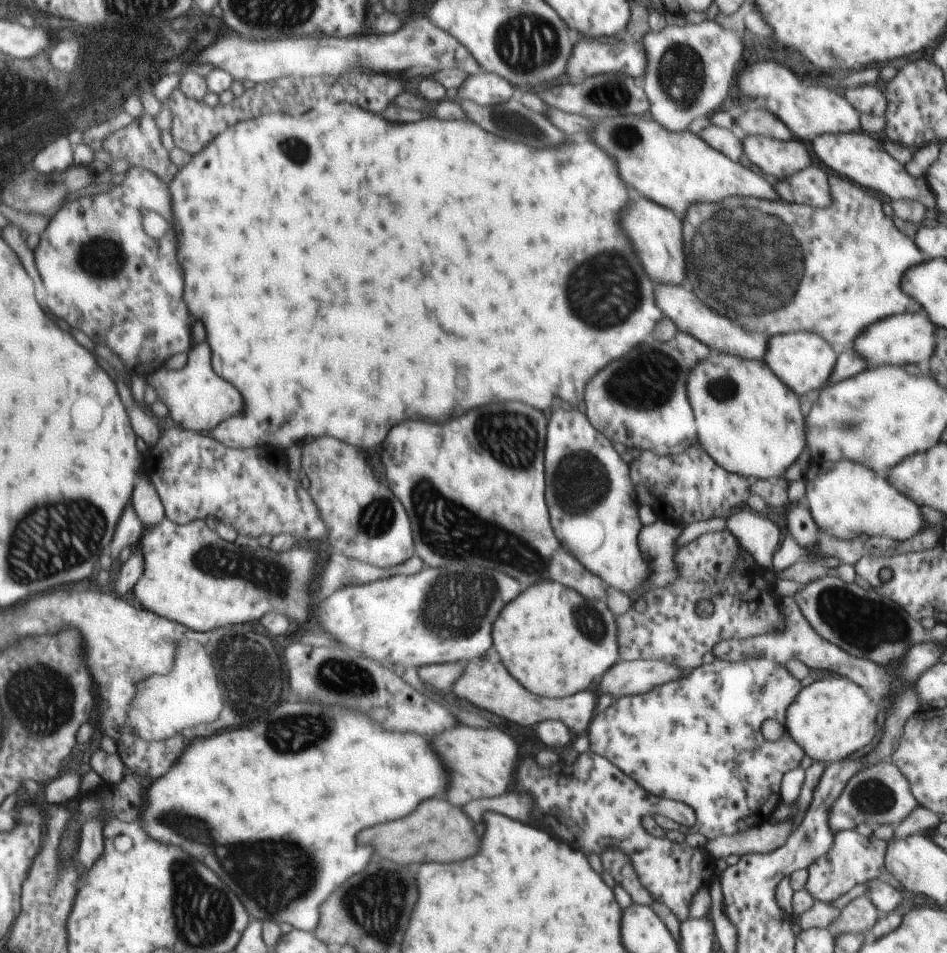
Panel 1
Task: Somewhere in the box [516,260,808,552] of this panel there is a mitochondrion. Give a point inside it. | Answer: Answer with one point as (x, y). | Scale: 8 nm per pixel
(646, 381)

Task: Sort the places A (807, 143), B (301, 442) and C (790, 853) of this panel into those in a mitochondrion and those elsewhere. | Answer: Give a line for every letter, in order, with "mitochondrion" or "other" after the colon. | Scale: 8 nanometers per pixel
A: other
B: other
C: other

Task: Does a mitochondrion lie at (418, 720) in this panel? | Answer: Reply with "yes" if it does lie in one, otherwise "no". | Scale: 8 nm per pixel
no

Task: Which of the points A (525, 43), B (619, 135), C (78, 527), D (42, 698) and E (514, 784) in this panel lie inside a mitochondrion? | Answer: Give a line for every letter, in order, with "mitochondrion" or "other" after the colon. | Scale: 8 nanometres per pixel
A: mitochondrion
B: mitochondrion
C: mitochondrion
D: mitochondrion
E: other

